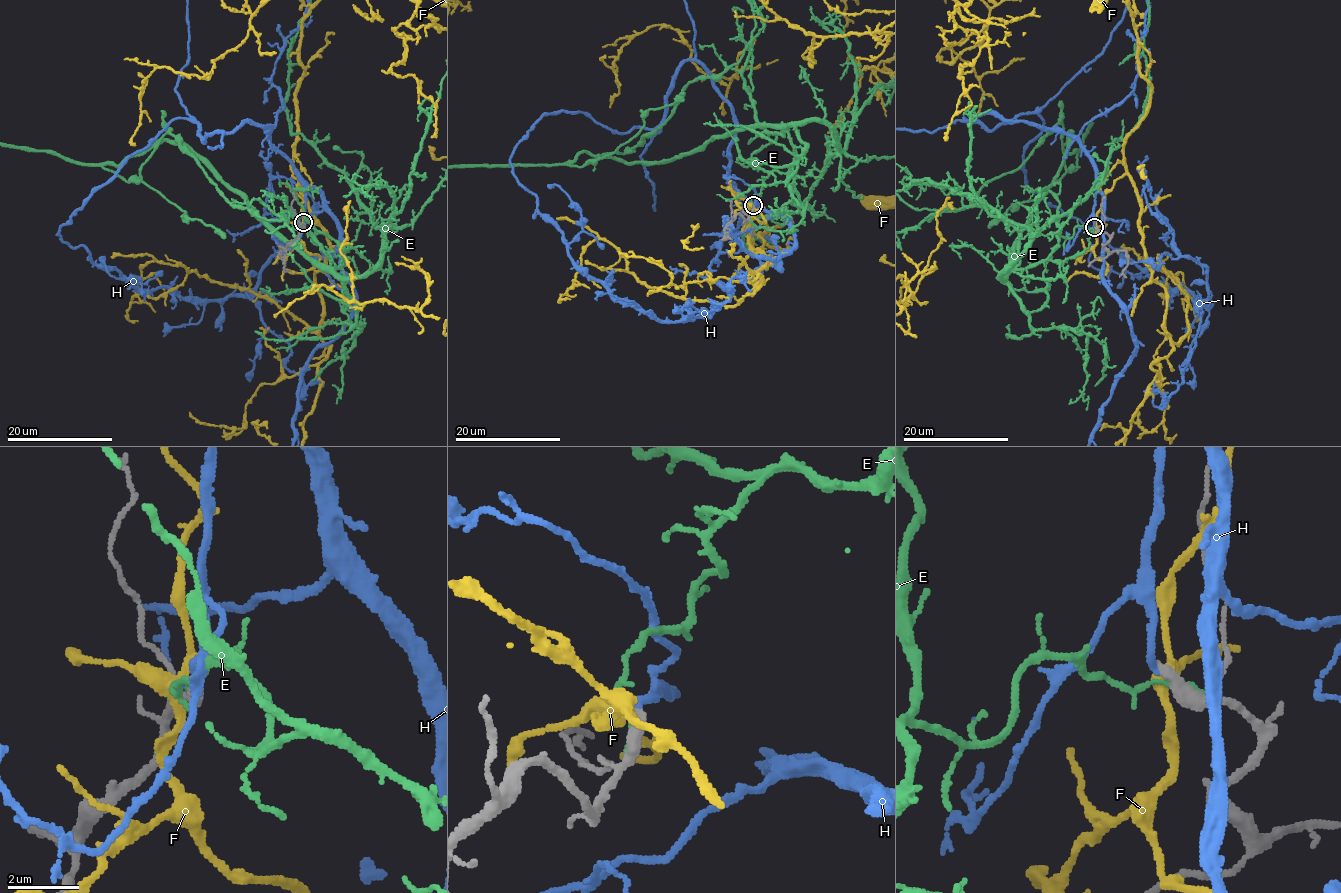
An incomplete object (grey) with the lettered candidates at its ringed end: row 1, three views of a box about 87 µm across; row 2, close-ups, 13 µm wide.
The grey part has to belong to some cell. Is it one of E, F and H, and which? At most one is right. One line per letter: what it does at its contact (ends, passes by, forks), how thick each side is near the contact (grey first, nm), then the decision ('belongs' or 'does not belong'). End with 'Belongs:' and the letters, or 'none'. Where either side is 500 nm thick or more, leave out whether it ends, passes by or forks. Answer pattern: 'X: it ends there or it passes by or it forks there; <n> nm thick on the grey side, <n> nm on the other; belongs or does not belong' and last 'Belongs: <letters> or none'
E: it ends there; 280 nm thick on the grey side, 120 nm on the other; does not belong
F: it forks there; 400 nm thick on the grey side, 190 nm on the other; does not belong
H: it ends there; 300 nm thick on the grey side, 200 nm on the other; belongs
Belongs: H

